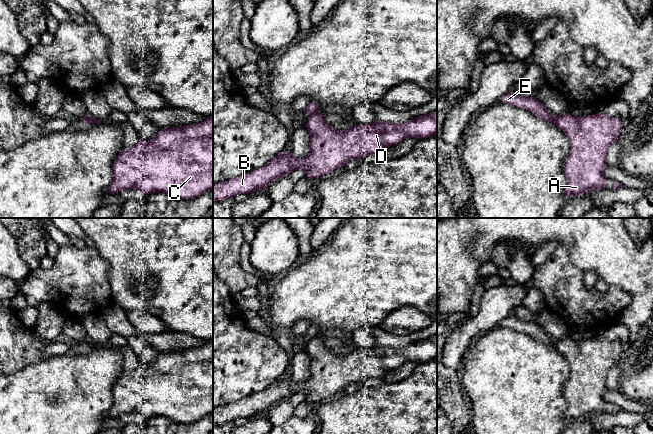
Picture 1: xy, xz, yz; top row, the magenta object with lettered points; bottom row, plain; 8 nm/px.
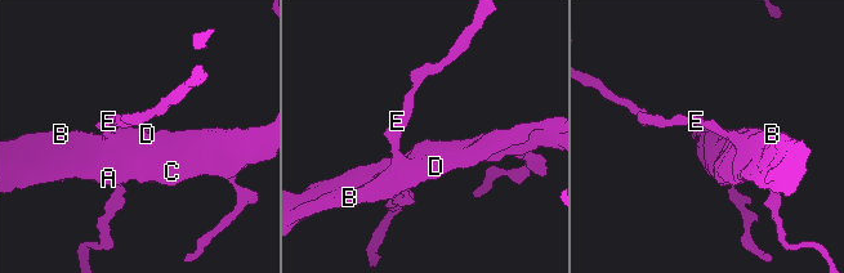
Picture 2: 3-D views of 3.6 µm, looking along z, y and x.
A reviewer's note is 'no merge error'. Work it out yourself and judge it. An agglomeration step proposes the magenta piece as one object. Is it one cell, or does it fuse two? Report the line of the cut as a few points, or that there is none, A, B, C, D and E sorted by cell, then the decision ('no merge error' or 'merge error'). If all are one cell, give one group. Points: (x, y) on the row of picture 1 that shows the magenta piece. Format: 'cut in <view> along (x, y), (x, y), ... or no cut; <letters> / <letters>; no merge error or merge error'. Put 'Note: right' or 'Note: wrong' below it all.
cut in xz along (319, 111), (309, 117); A B C D / E; merge error
Note: wrong

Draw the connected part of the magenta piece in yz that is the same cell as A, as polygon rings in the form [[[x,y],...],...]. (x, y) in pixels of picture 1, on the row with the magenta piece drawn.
[[[568,112],[555,117],[556,125],[570,140],[569,156],[564,164],[568,183],[564,189],[566,199],[591,190],[608,189],[603,175],[609,146],[619,139],[622,119],[604,112],[574,117]]]

